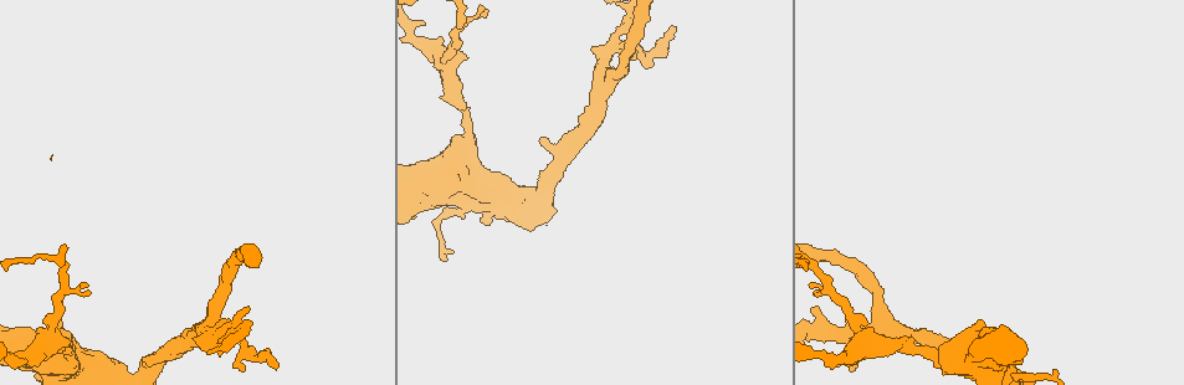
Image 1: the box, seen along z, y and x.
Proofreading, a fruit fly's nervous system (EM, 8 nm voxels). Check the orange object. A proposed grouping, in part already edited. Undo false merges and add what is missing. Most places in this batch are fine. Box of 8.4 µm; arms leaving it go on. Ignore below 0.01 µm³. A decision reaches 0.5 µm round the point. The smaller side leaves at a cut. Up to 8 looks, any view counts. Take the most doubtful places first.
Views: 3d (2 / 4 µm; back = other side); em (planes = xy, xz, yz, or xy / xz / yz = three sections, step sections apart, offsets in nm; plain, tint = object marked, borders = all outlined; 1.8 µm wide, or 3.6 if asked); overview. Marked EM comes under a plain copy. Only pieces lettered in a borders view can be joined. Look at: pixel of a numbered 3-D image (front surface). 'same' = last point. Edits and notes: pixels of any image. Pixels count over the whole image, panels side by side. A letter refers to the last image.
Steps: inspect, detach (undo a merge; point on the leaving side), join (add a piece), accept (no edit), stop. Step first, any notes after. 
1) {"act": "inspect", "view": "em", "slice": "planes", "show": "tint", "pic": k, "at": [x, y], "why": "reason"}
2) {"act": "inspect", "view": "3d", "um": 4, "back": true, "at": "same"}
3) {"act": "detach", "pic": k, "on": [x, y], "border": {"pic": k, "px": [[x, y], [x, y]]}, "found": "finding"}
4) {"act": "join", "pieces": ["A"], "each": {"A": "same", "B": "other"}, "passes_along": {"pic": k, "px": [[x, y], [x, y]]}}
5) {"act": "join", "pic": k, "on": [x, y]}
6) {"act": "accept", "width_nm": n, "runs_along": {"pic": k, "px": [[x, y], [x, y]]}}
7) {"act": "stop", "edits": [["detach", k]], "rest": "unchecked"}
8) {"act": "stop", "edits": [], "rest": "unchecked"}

{"act": "inspect", "view": "em", "slice": "xy", "step": 8, "show": "borders", "pic": 1, "at": [954, 359], "why": "sudden change in width"}

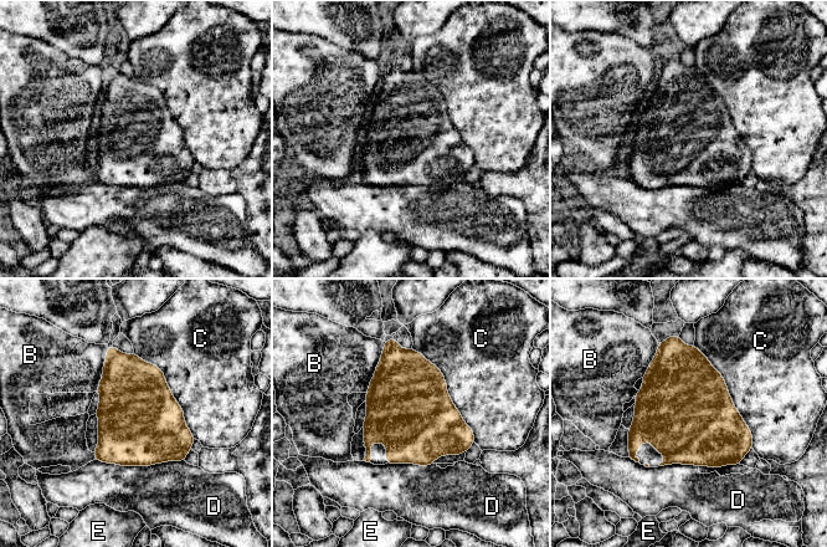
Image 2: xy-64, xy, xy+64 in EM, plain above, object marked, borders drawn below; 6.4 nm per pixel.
{"act": "accept", "width_nm": 550, "each": {"B": "other", "C": "other", "D": "other", "E": "other"}, "border": {"pic": 2, "px": [[385, 342], [366, 393]]}, "found": "continuous, no second neuron"}

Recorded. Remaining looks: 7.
{"act": "inspect", "view": "3d", "um": 2, "pic": 1, "at": [646, 56], "why": "abrupt turn"}

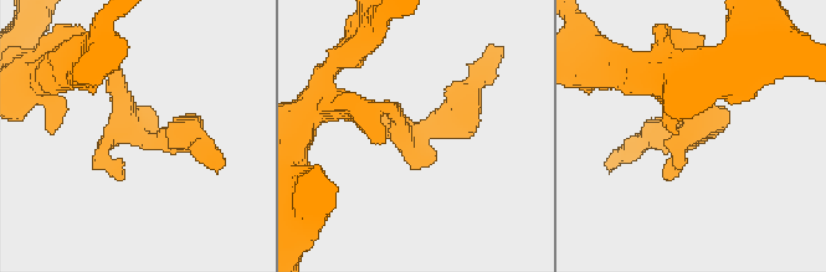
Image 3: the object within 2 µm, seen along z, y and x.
{"act": "inspect", "view": "em", "slice": "planes", "show": "borders", "pic": 3, "at": [417, 137], "why": "need the tissue"}

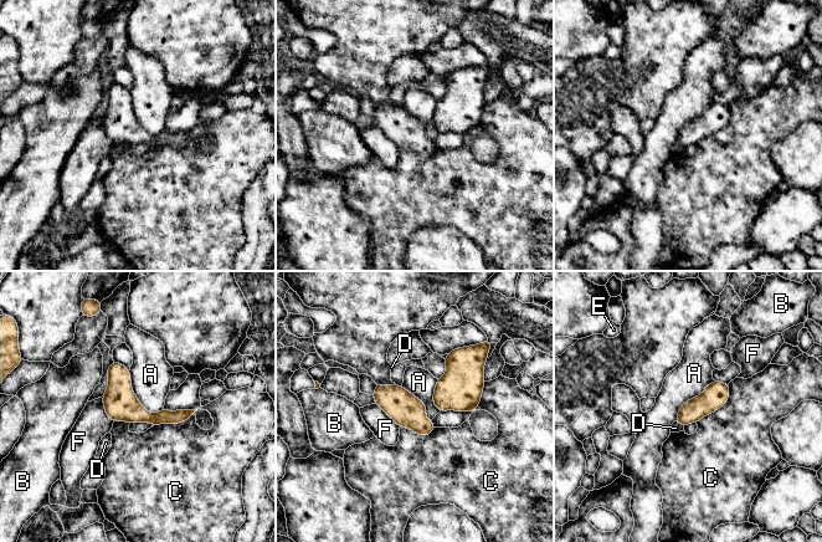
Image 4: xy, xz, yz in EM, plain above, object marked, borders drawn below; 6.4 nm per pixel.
{"act": "accept", "longest_contact_nm": ["A", 340], "each": {"A": "other", "B": "other", "C": "other", "D": "other", "E": "other", "F": "other"}, "runs_along": {"pic": 4, "px": [[111, 371], [142, 415], [189, 413]]}, "found": "continuous, no second neuron"}

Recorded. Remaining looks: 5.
{"act": "inspect", "view": "3d", "um": 2, "pic": 1, "at": [446, 67], "why": "calibre changes"}

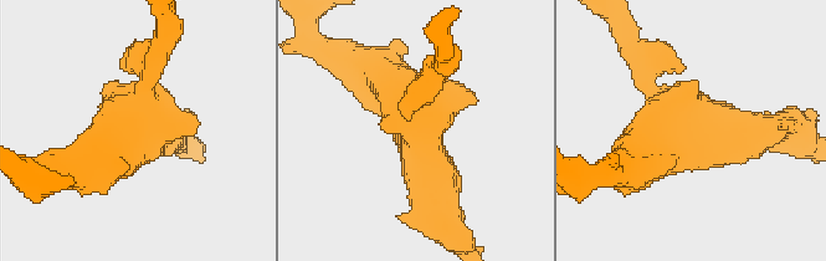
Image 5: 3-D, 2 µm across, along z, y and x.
{"act": "inspect", "view": "em", "slice": "xz", "step": 16, "show": "tint", "pic": 5, "at": [148, 128], "arms": 3, "arm_widths_nm": [200, 220, 320]}

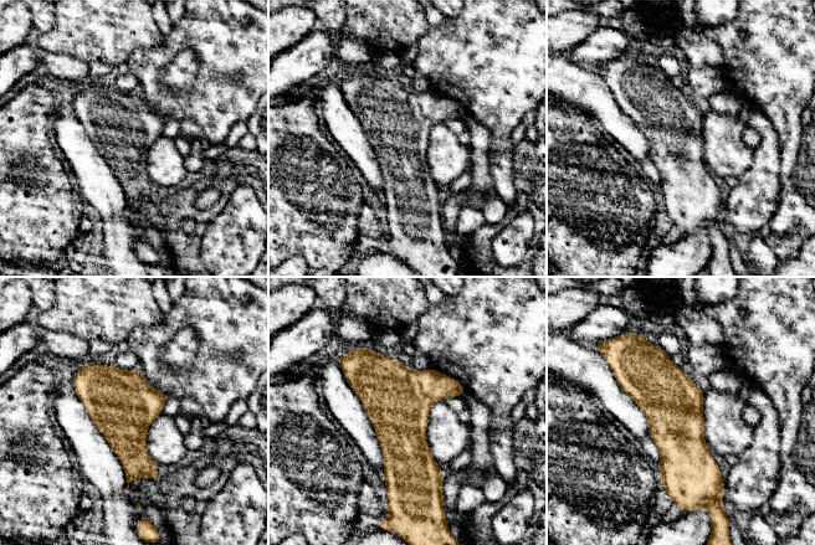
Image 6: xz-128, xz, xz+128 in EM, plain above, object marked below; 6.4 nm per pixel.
{"act": "inspect", "view": "em", "slice": "planes", "show": "borders", "at": "same"}

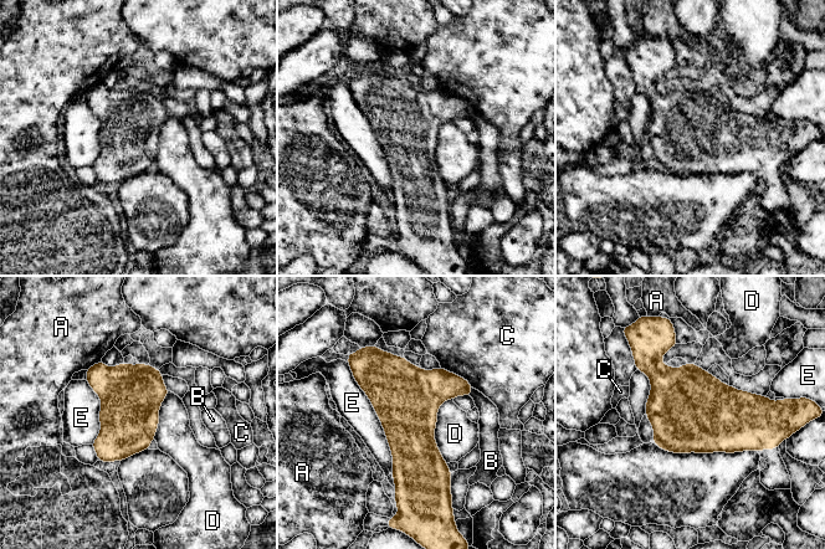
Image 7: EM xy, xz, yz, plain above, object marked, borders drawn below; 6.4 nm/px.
{"act": "accept", "width_nm": 400, "each": {"A": "other", "B": "other", "C": "other", "D": "other", "E": "other"}, "found": "one neuron here"}

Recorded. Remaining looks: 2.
{"act": "stop", "edits": [], "rest": "unchecked"}

